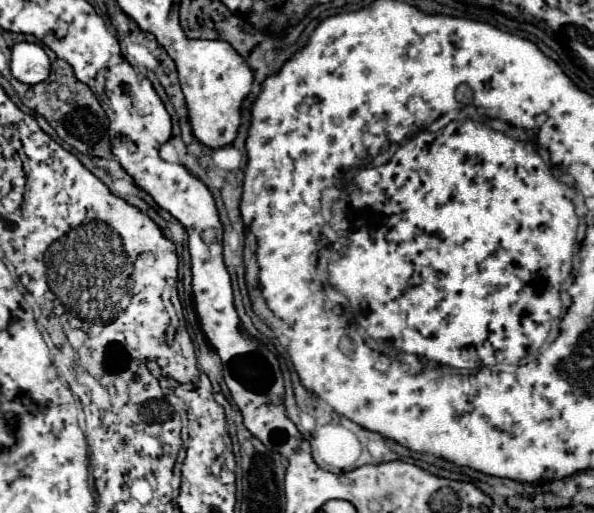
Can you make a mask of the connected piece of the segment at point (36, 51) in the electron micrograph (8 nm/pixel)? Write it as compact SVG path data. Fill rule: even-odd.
M15 43L11 49L11 73L27 85L41 83L49 77L49 57L41 45Z

